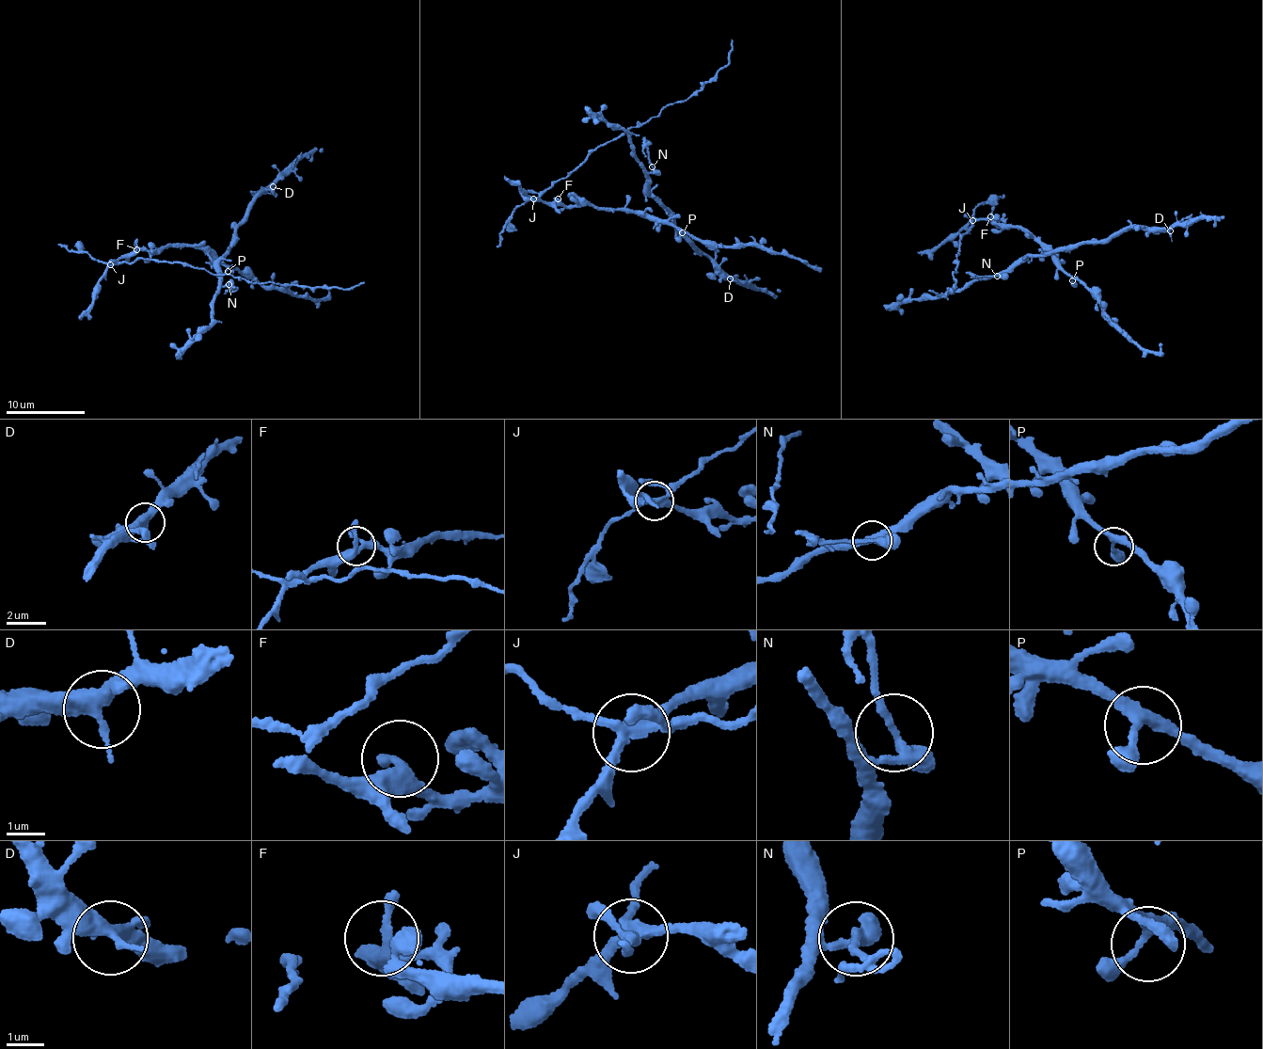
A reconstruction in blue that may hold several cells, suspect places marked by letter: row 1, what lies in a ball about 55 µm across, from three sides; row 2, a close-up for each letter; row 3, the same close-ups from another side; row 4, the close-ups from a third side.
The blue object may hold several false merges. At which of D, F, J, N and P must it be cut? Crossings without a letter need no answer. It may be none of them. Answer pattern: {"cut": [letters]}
{"cut": ["J", "N"]}

